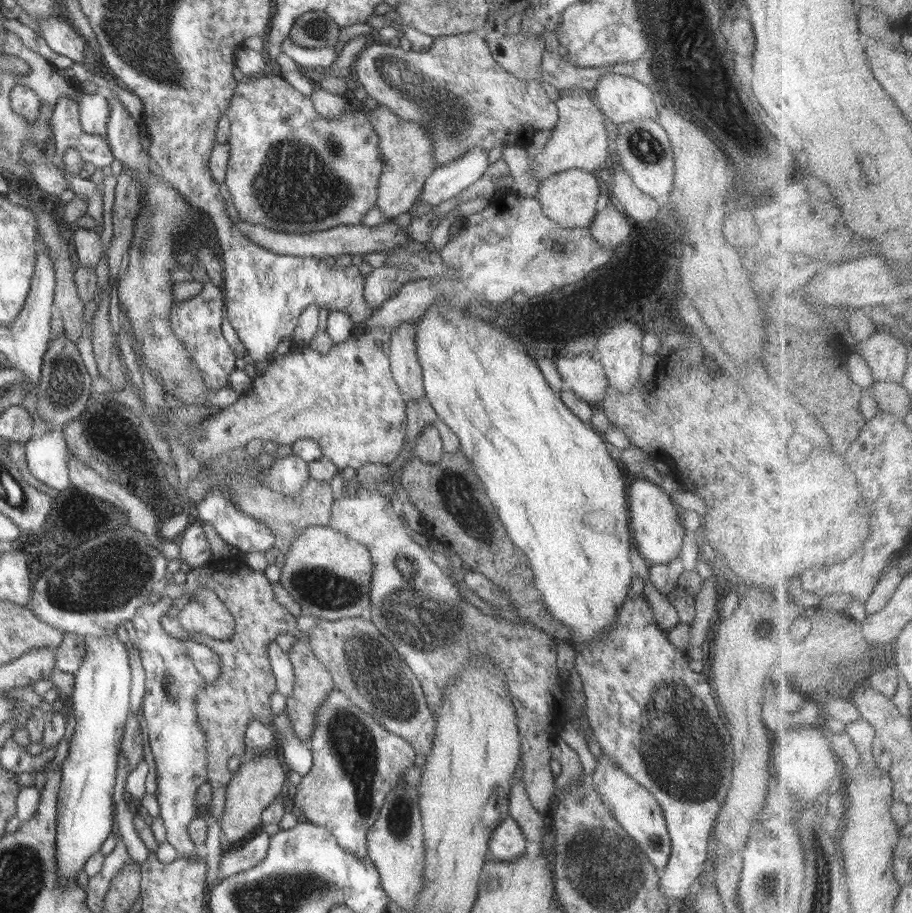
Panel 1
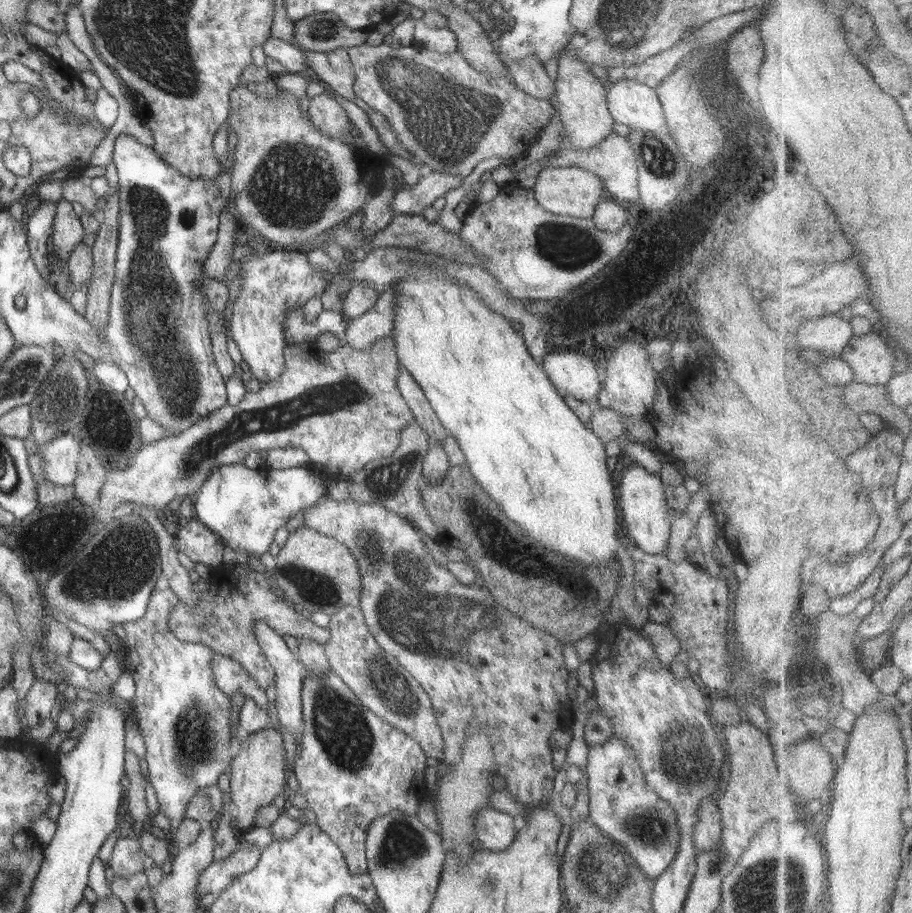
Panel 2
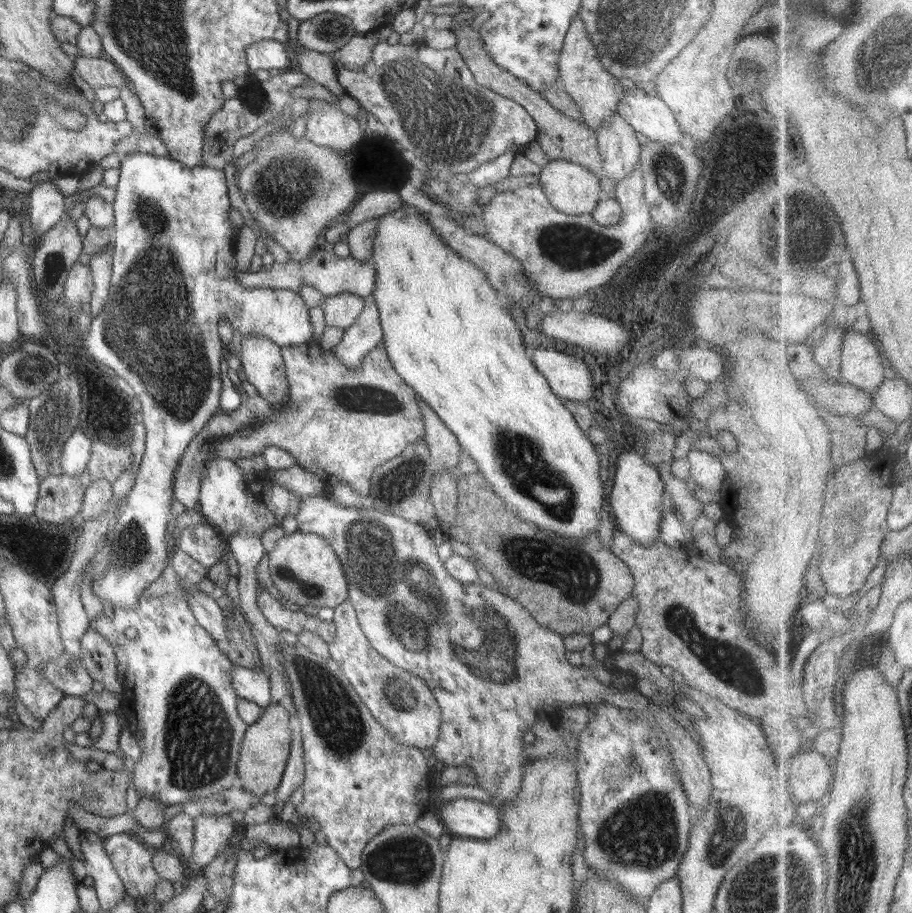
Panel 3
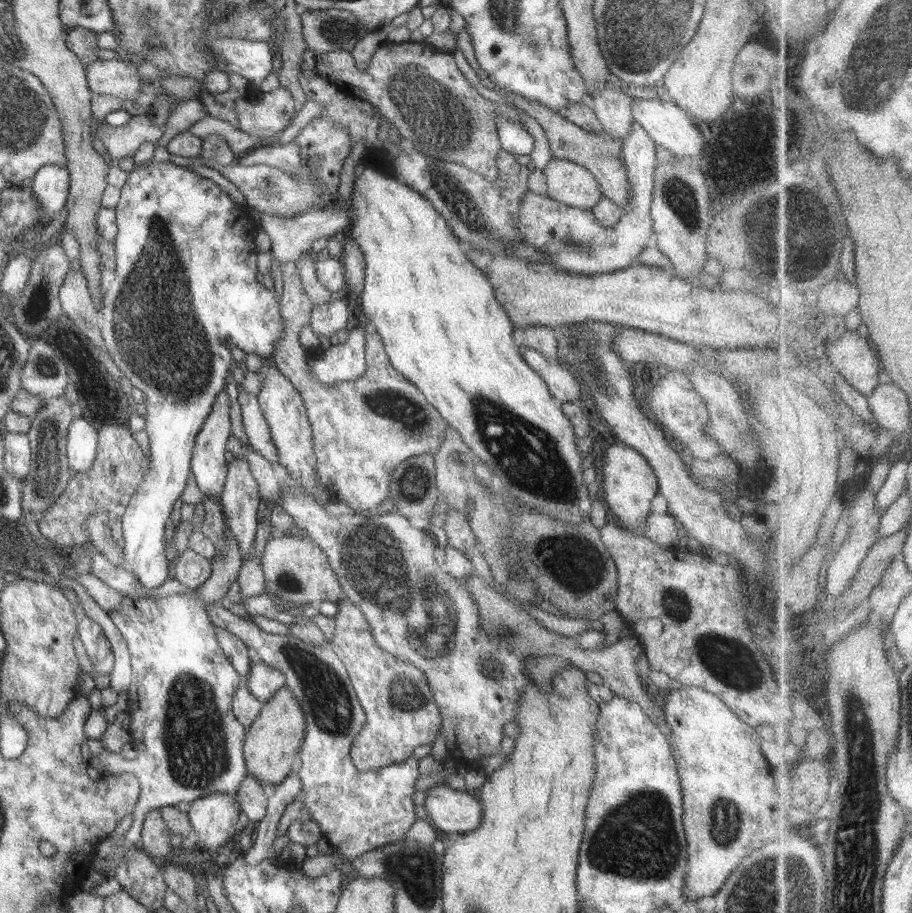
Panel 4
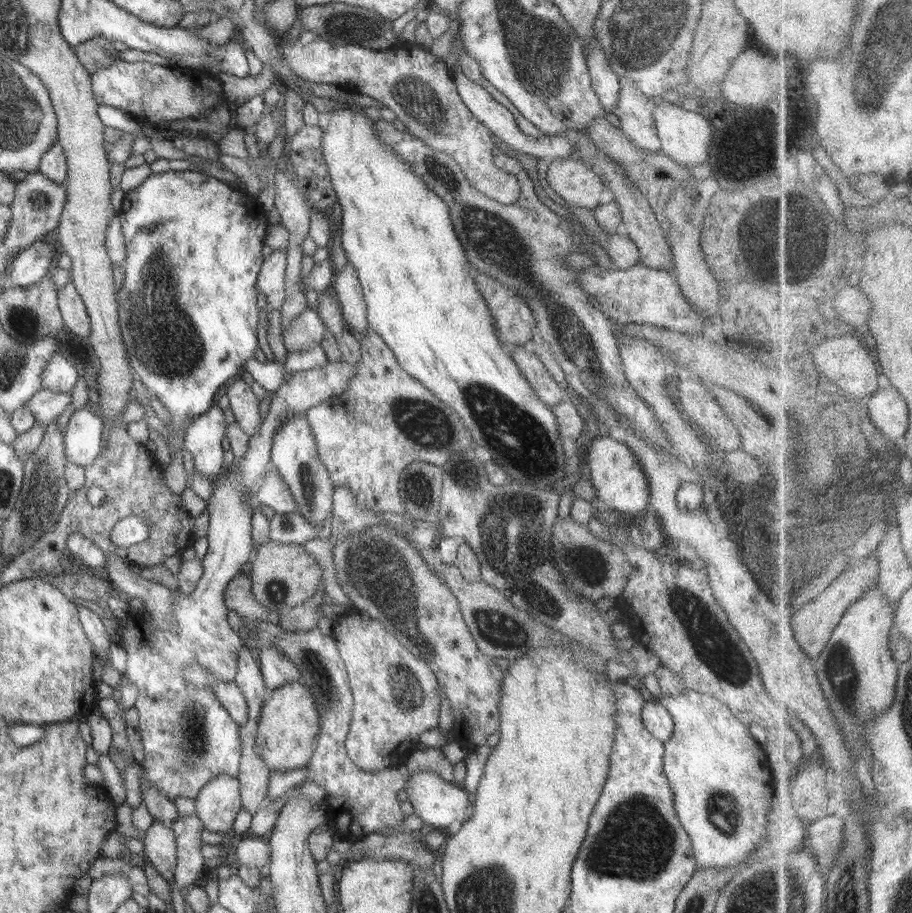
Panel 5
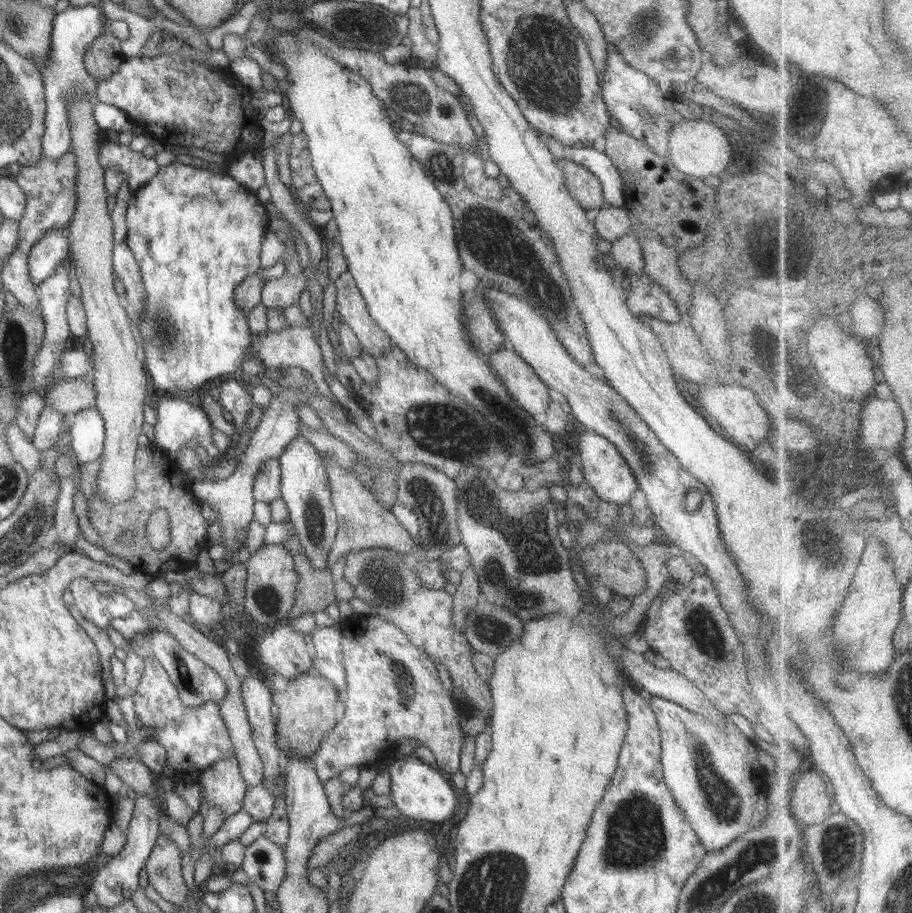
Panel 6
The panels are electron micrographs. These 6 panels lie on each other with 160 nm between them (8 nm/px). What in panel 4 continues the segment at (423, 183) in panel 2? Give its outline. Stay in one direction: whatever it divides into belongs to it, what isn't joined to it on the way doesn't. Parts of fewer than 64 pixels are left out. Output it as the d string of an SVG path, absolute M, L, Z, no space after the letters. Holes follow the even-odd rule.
M331 207L312 208L297 217L290 218L262 213L260 222L260 230L264 230L271 238L270 252L278 262L281 262L281 266L285 262L296 261L303 252L311 251L314 240L322 236L332 237L337 231L342 232L343 228L350 227L353 223L346 210Z

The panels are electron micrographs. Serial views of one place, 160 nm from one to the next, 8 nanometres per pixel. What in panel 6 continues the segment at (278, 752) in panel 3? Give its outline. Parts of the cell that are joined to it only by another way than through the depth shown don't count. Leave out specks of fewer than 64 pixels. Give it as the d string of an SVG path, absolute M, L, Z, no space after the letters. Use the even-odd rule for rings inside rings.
M314 669L297 674L290 679L284 691L272 695L277 743L282 754L298 753L311 757L342 715L340 694L326 677L314 673Z

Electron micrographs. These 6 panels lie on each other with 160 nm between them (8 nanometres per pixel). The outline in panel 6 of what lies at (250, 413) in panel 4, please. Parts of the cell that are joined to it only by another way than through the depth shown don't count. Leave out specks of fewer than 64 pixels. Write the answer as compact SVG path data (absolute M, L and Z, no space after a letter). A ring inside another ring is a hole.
M239 376L231 377L224 381L220 386L219 403L226 412L232 414L233 424L241 427L244 426L250 411L254 404L252 404L252 396L246 391Z

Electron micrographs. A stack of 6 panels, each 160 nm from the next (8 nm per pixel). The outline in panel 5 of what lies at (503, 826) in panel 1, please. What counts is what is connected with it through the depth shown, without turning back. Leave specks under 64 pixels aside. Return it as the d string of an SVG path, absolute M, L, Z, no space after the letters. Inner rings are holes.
M424 770L412 772L405 790L416 816L420 816L426 824L432 824L436 829L456 829L468 820L465 812L468 804L473 799L472 794L457 784L440 778L434 772L424 772Z

